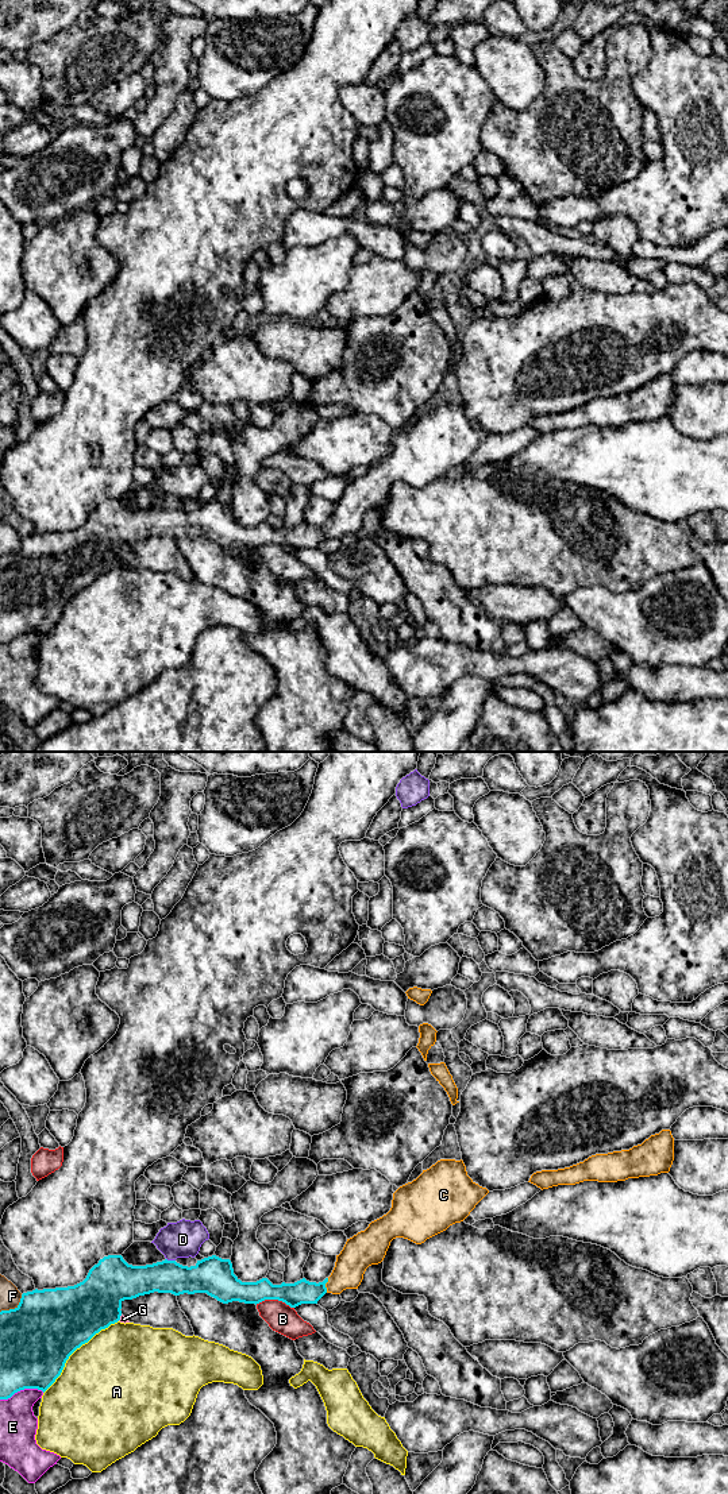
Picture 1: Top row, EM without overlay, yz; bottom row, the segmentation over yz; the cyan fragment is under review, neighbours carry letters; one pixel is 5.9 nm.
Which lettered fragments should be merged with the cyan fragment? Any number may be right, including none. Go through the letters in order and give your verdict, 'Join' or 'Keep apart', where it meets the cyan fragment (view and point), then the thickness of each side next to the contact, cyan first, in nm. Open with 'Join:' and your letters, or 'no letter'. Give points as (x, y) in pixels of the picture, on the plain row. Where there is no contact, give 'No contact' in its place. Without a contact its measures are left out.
Join: C
A: Keep apart. Touches cyan at yz (74, 594). Thickness 440 nm (cyan) against 500 nm
B: Keep apart. Touches cyan at yz (274, 543). Thickness 140 nm (cyan) against 170 nm
C: Join. Touches cyan at yz (324, 529). Thickness 140 nm (cyan) against 190 nm
D: Keep apart. Touches cyan at yz (170, 505). Thickness 220 nm (cyan) against 220 nm
E: Keep apart. Touches cyan at yz (22, 633). Thickness 400 nm (cyan) against 220 nm
F: Keep apart. Touches cyan at yz (15, 552). Thickness 440 nm (cyan) against 130 nm
G: Keep apart. Touches cyan at yz (119, 562). Thickness 320 nm (cyan) against 40 nm

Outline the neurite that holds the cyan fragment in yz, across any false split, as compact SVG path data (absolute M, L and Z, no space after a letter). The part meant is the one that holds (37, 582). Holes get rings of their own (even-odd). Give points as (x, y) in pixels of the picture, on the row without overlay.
M440 404L430 413L393 437L392 452L382 462L371 466L365 475L358 476L347 483L343 494L336 499L335 511L328 522L323 526L309 526L305 522L294 526L273 529L267 522L257 526L242 526L232 513L230 503L222 503L216 499L197 505L194 510L182 510L176 505L162 505L146 510L128 509L122 499L108 499L95 509L86 522L68 532L32 534L22 538L20 547L15 553L0 556L0 644L8 644L15 637L24 633L38 633L43 637L55 626L61 619L69 601L88 587L101 574L108 572L120 564L122 547L132 544L139 540L158 537L172 537L180 540L184 537L207 537L223 548L239 545L244 548L259 548L265 544L278 544L296 552L301 548L317 548L326 538L340 538L346 533L358 533L363 524L366 513L371 509L378 509L384 505L390 486L396 482L408 483L416 489L424 487L427 483L446 475L450 470L463 466L475 449L489 437L486 432L475 428L466 416L463 405Z

